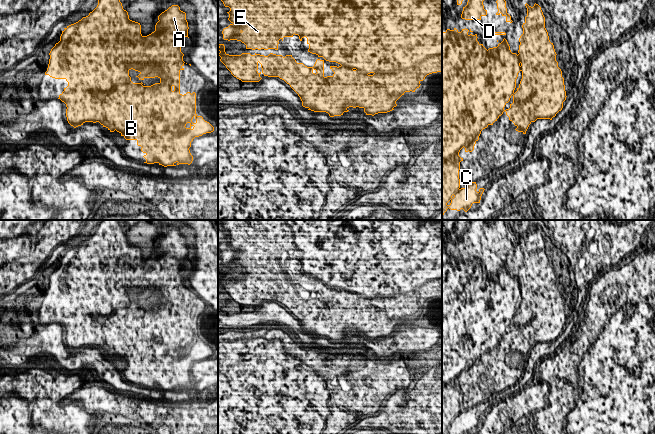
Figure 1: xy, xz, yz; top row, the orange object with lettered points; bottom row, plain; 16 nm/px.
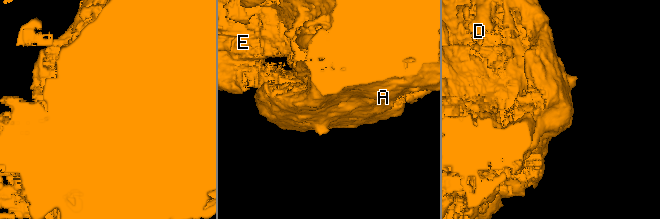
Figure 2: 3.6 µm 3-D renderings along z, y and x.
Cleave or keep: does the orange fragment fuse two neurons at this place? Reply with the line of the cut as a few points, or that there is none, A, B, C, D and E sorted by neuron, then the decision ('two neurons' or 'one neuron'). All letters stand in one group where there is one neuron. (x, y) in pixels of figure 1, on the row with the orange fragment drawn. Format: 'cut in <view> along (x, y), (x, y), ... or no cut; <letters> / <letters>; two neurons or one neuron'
cut in yz along (513, 93), (512, 109), (533, 114), (524, 121), (527, 128); A C D E / B; two neurons

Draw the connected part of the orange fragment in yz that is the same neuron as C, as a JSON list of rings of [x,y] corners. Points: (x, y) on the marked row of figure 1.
[[[525,4],[527,8],[527,16],[522,25],[523,34],[519,38],[518,55],[512,53],[507,40],[504,38],[497,47],[489,48],[488,50],[477,41],[477,34],[468,34],[471,29],[462,29],[459,32],[456,28],[453,30],[447,29],[442,31],[442,215],[447,209],[460,211],[463,209],[467,212],[473,203],[480,203],[481,196],[484,188],[480,188],[477,192],[476,182],[469,183],[465,188],[460,187],[459,170],[460,162],[463,158],[459,156],[460,150],[464,147],[465,152],[472,152],[476,142],[479,140],[481,131],[489,125],[493,125],[495,121],[506,112],[509,120],[517,127],[515,130],[526,134],[528,128],[525,128],[525,120],[533,118],[529,123],[535,122],[537,113],[533,114],[524,108],[523,111],[513,111],[512,107],[515,106],[514,90],[516,88],[516,79],[518,73],[521,71],[521,64],[558,64],[556,61],[556,52],[553,43],[550,42],[548,32],[545,28],[545,17],[538,4],[533,7]]]

